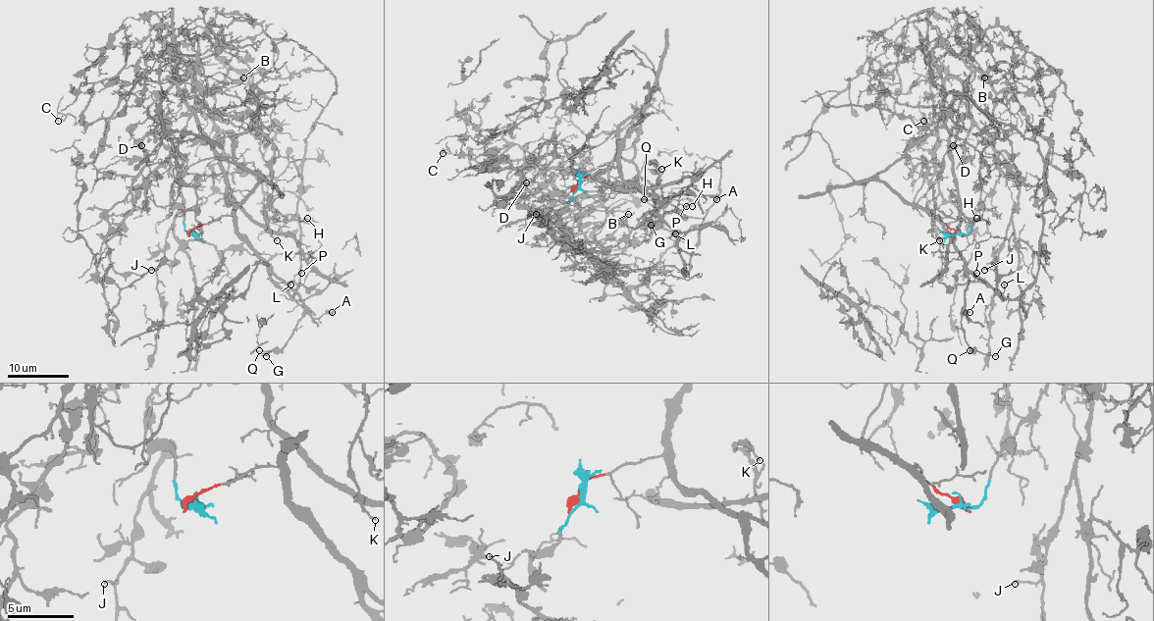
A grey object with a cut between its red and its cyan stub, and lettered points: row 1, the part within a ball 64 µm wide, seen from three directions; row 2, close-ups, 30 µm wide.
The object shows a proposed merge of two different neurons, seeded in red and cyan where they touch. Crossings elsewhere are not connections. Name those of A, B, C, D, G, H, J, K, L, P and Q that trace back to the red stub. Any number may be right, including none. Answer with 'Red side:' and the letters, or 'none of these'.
Red side: A, G, H, K, L, P, Q

